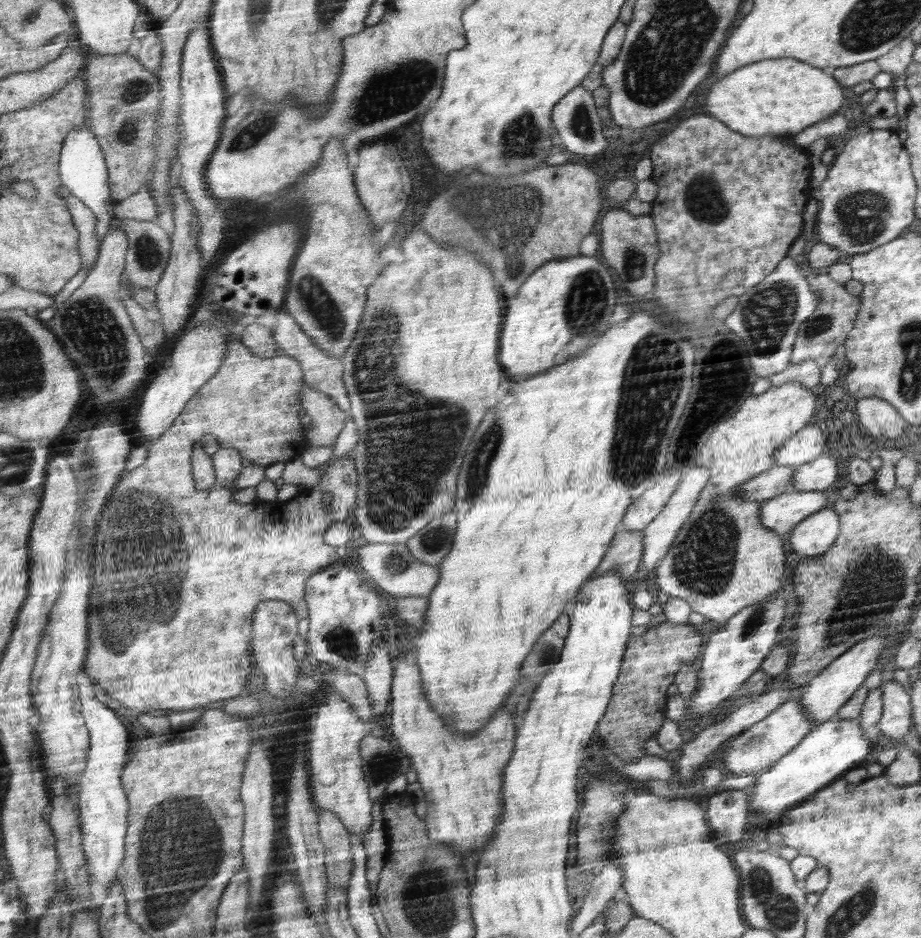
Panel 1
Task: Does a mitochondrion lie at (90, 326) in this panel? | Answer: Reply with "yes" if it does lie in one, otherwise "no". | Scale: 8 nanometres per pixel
yes

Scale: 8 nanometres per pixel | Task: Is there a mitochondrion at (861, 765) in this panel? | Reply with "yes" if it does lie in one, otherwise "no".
no

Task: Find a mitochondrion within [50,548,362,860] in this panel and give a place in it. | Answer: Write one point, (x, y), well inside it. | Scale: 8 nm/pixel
(123, 635)

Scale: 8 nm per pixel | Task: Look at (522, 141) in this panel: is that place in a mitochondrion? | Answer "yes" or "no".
yes

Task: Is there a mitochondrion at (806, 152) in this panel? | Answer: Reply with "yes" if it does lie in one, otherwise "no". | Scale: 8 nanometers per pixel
no

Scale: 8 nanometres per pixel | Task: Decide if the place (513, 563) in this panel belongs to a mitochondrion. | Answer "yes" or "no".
no

